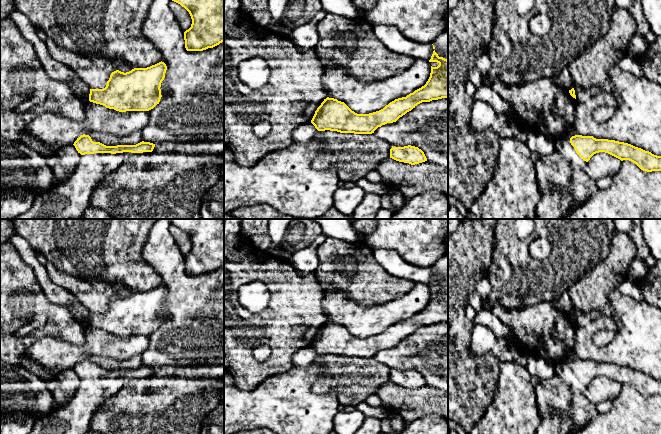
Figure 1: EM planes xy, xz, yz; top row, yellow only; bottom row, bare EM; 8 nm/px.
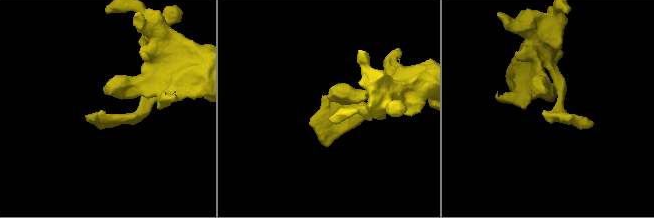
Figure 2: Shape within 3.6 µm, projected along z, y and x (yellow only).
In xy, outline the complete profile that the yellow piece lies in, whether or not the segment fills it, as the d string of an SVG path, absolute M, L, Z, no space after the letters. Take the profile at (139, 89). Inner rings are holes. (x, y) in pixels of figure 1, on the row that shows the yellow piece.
M159 62L147 68L111 73L103 89L90 89L89 101L119 112L149 111L159 104L167 66Z

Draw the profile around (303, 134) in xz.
M311 122L302 124L293 131L293 142L297 144L308 144L316 132L317 129Z

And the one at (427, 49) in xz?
M374 25L375 37L388 49L414 59L429 61L433 54L432 43L420 44L403 36L395 26Z

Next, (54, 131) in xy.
M87 102L85 119L72 121L53 113L45 113L34 118L26 132L36 141L52 150L73 145L83 134L102 132L116 136L126 136L142 131L149 122L147 111L119 112L103 105Z

